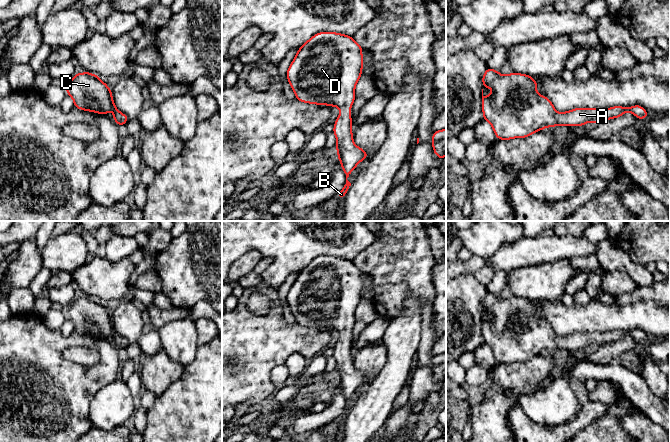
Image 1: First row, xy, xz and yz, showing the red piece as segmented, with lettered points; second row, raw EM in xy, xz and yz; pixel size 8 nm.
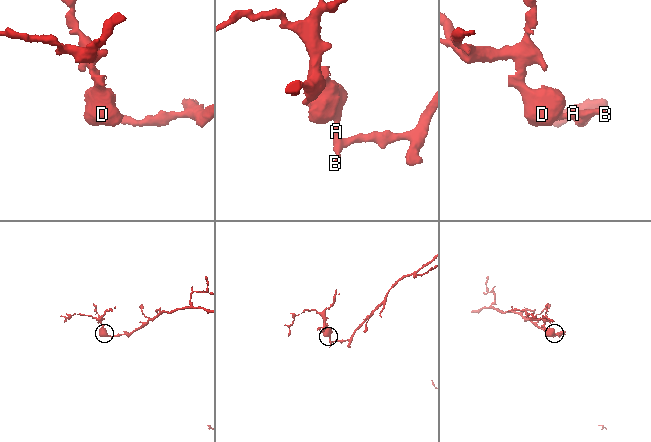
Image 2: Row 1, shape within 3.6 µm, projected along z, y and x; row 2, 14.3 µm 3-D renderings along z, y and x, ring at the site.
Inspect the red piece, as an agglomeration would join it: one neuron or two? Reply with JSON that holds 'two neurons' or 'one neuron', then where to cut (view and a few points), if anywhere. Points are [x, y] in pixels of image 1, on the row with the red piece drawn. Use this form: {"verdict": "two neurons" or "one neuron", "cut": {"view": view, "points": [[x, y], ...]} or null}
{"verdict": "one neuron", "cut": null}

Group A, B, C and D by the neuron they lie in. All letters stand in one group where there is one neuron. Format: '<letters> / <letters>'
A B C D

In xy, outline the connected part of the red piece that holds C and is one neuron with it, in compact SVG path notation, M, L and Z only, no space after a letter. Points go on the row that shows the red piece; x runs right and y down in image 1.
M90 72L76 73L67 82L65 90L74 101L74 107L84 111L91 111L106 115L108 111L114 114L113 121L122 127L129 118L121 113L114 104L112 90L99 76Z

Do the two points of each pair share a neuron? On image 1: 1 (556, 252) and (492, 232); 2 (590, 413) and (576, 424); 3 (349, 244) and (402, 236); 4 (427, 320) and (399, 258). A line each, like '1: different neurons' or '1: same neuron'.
1: different neurons
2: same neuron
3: different neurons
4: same neuron

